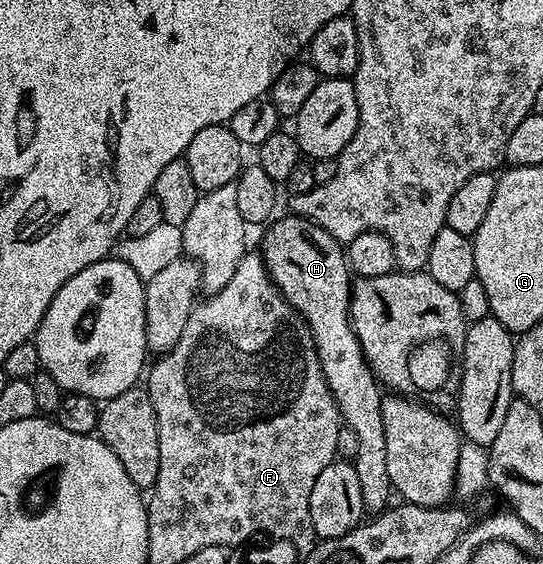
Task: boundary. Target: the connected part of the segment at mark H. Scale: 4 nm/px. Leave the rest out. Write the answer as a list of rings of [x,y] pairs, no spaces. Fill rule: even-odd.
[[[277,217],[267,227],[269,230],[264,234],[264,243],[258,247],[258,253],[264,259],[264,267],[272,277],[272,283],[280,289],[284,299],[304,317],[305,324],[310,328],[318,352],[318,360],[322,364],[322,372],[326,376],[326,382],[334,396],[336,406],[340,409],[343,425],[349,426],[354,436],[358,436],[358,452],[354,465],[358,472],[358,485],[362,488],[362,504],[369,515],[382,514],[389,509],[393,501],[391,498],[394,498],[390,472],[386,468],[386,432],[382,428],[382,404],[380,403],[382,387],[372,375],[370,364],[358,344],[358,336],[352,327],[352,315],[348,313],[348,301],[354,293],[354,288],[353,285],[351,287],[348,284],[350,271],[346,250],[334,236],[330,236],[330,232],[318,228],[318,224],[305,218],[287,217]]]

